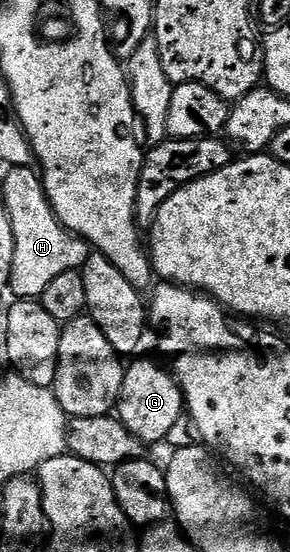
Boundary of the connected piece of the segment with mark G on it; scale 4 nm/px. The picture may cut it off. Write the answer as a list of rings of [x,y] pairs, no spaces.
[[[134,362],[125,367],[122,375],[122,394],[118,397],[116,417],[142,443],[162,442],[184,418],[184,399],[178,379],[169,369],[154,362]]]

